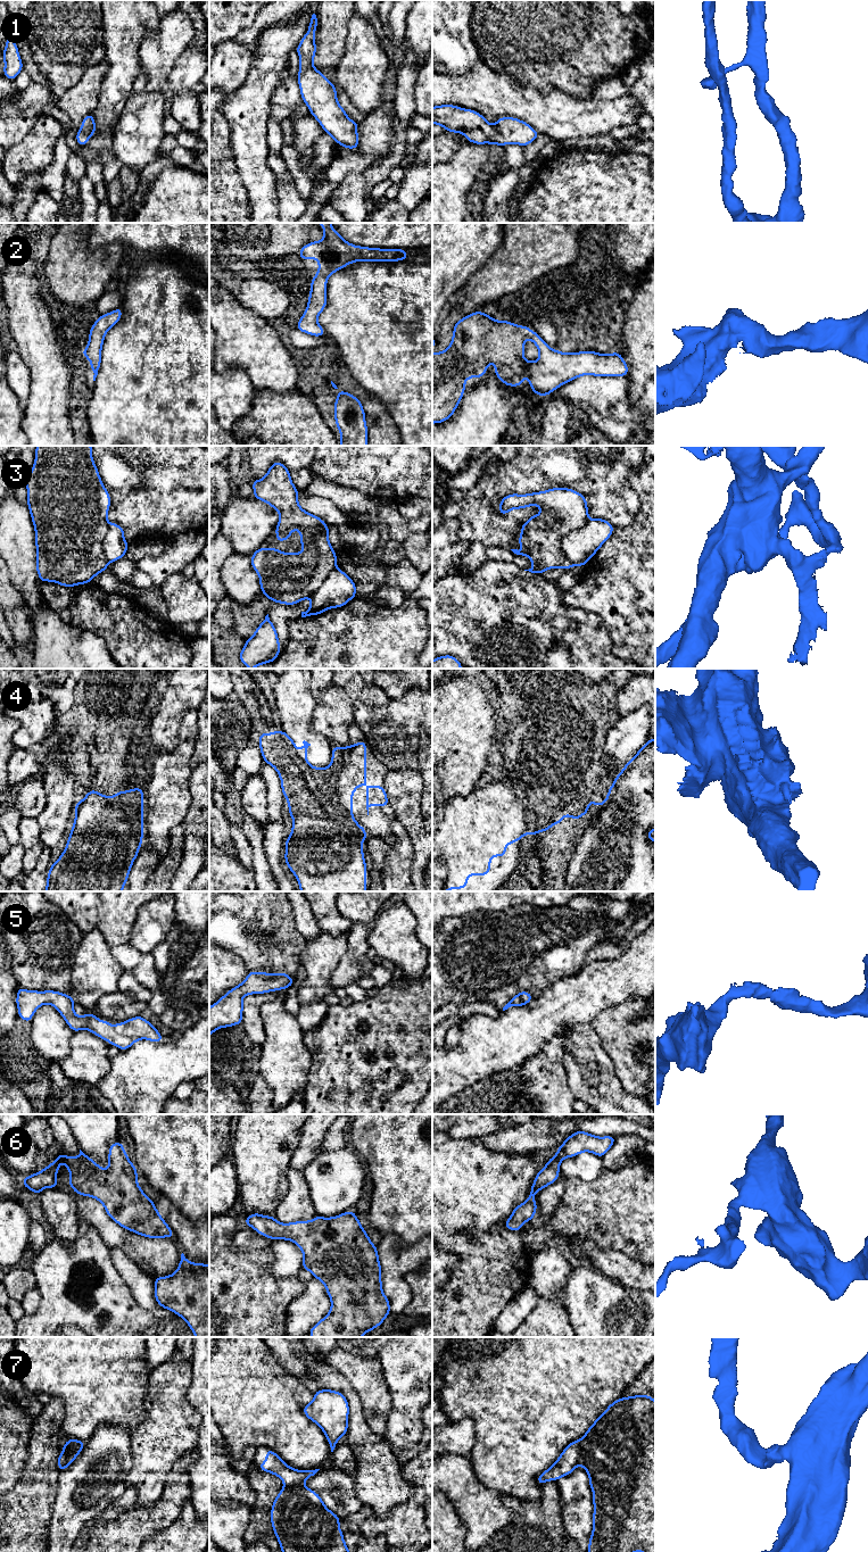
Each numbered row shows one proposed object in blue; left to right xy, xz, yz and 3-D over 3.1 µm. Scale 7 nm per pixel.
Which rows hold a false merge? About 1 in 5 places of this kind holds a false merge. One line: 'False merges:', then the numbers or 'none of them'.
False merges: 3, 7

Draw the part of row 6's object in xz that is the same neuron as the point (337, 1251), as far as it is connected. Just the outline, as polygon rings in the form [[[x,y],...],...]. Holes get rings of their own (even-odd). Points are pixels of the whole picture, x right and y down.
[[[347,1211],[331,1218],[316,1215],[313,1220],[281,1223],[273,1215],[251,1213],[243,1222],[259,1235],[294,1242],[303,1251],[301,1269],[307,1269],[313,1277],[322,1281],[331,1300],[329,1313],[309,1330],[311,1337],[362,1337],[367,1331],[382,1325],[390,1314],[390,1303],[382,1290],[381,1264],[377,1246],[370,1240],[354,1211]]]

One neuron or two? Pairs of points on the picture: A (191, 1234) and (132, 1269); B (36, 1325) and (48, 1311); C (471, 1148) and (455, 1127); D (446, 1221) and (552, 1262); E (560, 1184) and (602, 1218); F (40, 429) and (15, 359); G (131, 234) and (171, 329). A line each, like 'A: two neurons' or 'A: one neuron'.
A: two neurons
B: one neuron
C: two neurons
D: two neurons
E: two neurons
F: two neurons
G: two neurons

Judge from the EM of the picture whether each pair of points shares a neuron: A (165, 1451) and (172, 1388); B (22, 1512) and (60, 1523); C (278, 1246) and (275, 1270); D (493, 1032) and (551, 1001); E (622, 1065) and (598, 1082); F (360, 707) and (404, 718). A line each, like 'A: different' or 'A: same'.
A: same
B: different
C: same
D: same
E: different
F: same

